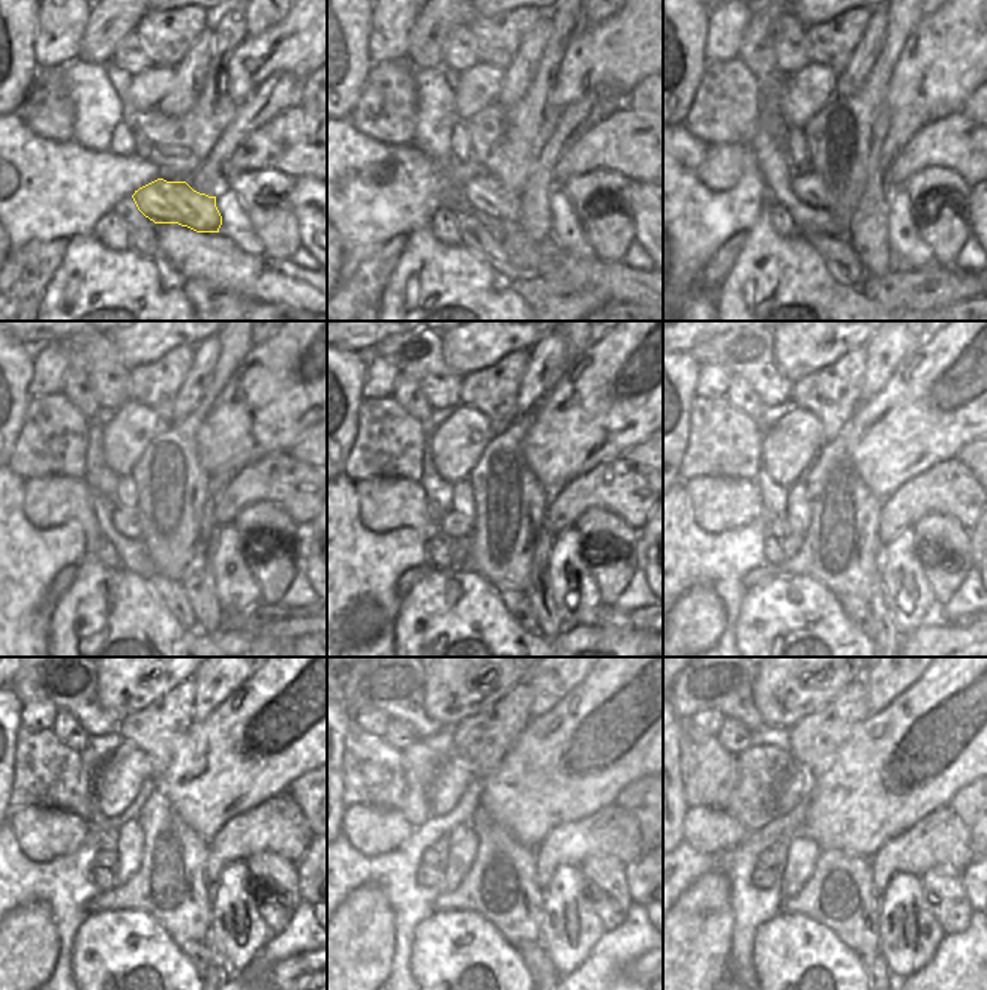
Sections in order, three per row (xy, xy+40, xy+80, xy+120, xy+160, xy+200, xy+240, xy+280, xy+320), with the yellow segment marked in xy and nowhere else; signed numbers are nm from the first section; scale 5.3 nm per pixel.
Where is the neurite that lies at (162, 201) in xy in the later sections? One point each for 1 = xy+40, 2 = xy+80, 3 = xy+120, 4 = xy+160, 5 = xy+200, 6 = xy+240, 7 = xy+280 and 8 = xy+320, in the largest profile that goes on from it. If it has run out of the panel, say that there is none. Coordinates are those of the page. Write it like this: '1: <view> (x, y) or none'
1: xy+40 (485, 194)
2: xy+80 (806, 185)
3: xy+120 (126, 522)
4: xy+160 (453, 525)
5: xy+200 (777, 525)
6: xy+240 (104, 860)
7: xy+280 (434, 858)
8: xy+320 (768, 858)

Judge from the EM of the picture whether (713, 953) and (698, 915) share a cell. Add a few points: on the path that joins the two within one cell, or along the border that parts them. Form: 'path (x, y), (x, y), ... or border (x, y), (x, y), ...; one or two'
path (704, 944), (698, 938), (698, 924); one

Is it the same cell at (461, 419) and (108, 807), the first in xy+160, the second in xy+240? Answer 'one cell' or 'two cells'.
one cell

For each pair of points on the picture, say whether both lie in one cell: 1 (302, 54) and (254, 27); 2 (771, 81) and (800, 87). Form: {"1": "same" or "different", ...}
{"1": "different", "2": "different"}

